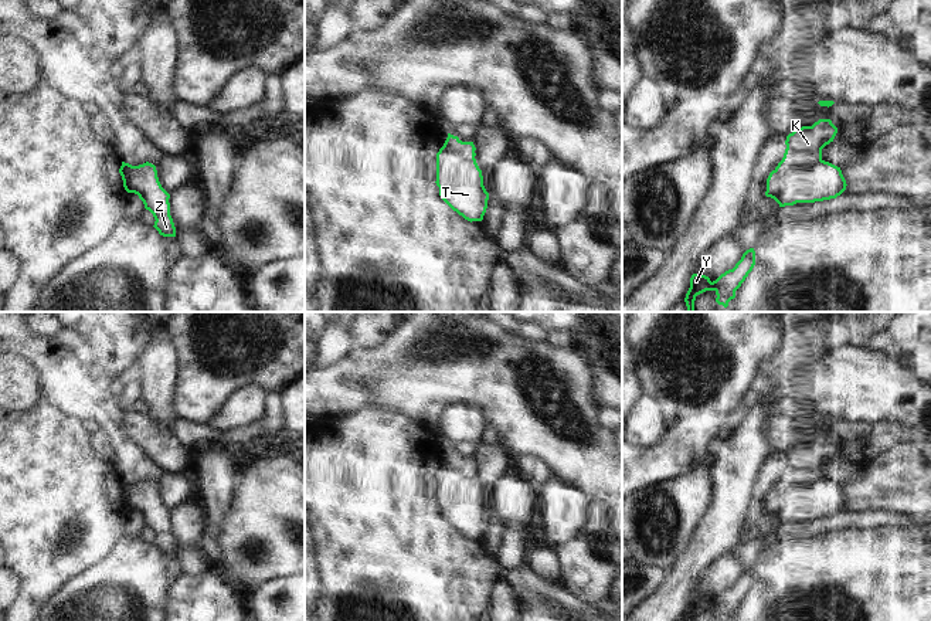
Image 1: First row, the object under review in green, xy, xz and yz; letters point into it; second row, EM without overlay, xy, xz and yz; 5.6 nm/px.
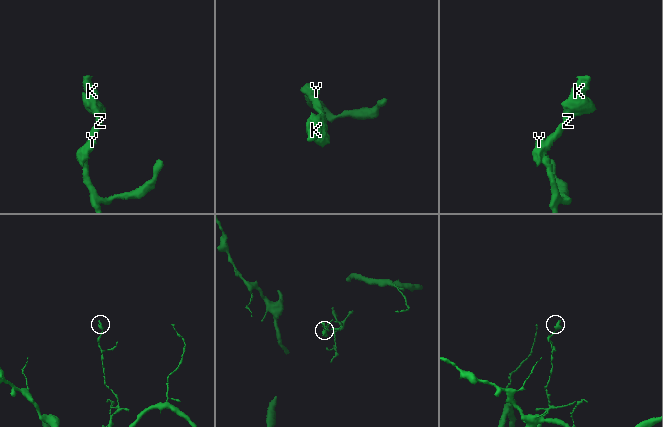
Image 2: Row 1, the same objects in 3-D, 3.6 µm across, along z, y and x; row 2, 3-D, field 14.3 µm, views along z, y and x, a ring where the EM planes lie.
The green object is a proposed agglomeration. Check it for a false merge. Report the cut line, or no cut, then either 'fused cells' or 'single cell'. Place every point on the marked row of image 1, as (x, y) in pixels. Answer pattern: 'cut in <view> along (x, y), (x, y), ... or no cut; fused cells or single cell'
no cut; single cell

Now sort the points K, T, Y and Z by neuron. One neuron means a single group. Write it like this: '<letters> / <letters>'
K T Y Z

